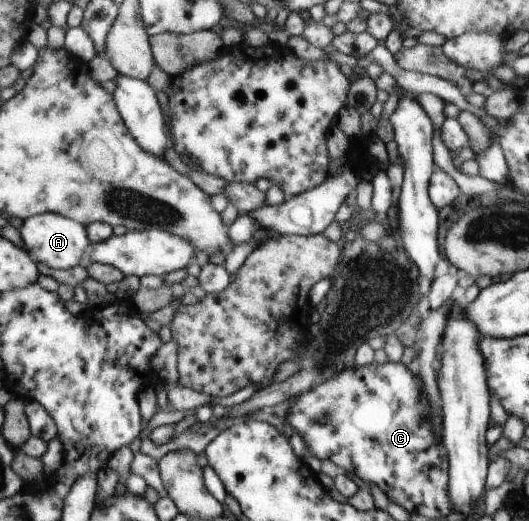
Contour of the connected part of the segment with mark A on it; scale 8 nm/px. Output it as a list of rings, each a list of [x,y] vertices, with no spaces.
[[[58,213],[34,215],[23,221],[20,230],[21,237],[25,241],[25,248],[36,259],[36,262],[48,265],[53,269],[68,270],[77,267],[81,263],[83,255],[87,253],[87,247],[92,245],[88,226]]]

